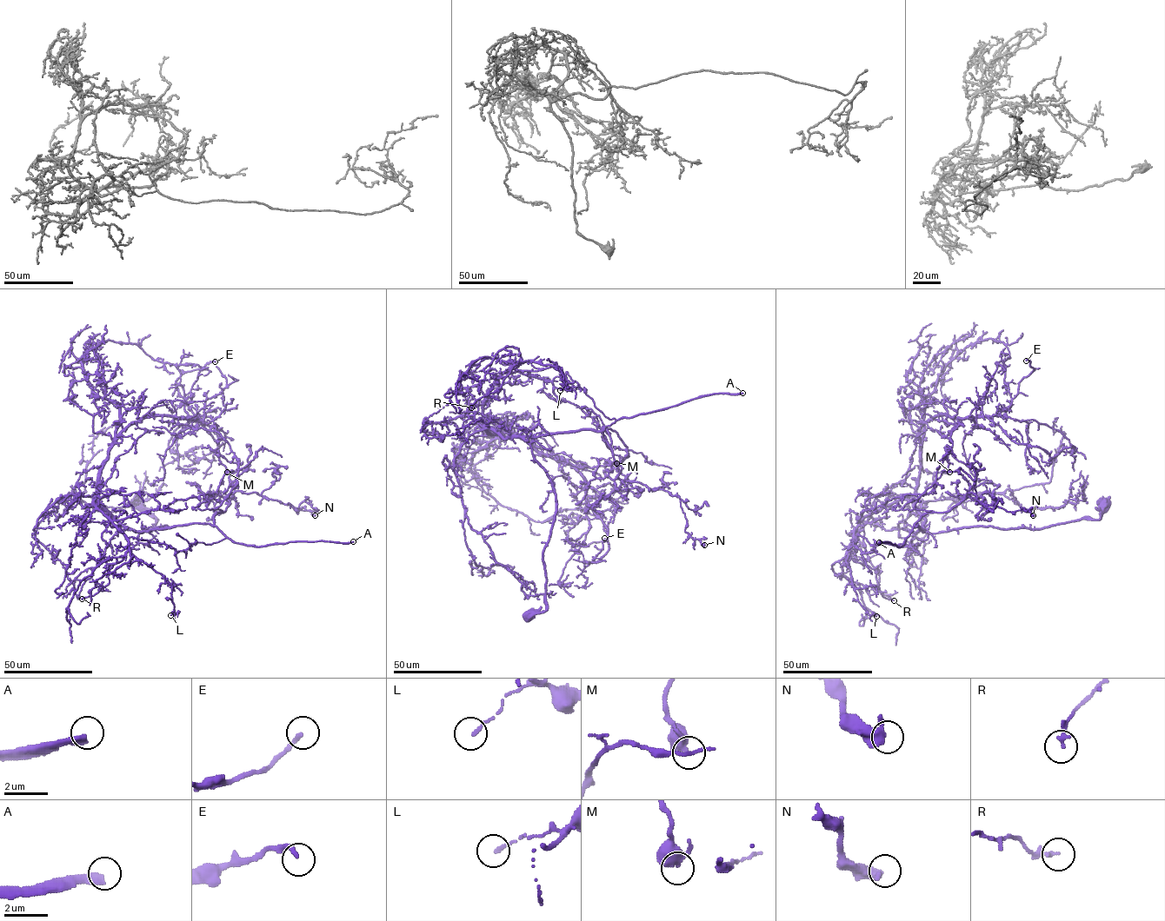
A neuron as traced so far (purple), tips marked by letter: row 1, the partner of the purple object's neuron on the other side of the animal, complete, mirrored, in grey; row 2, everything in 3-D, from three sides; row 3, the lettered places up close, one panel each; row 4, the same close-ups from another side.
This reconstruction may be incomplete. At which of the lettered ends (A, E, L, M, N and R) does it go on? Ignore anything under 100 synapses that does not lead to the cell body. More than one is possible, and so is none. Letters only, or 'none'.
A

